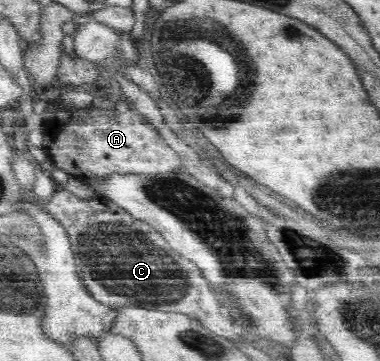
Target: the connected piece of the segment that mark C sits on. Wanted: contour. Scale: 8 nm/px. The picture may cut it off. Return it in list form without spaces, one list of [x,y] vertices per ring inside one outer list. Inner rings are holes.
[[[58,186],[51,198],[43,202],[47,211],[68,230],[78,276],[97,301],[110,308],[143,305],[145,309],[189,314],[217,335],[233,341],[248,339],[225,314],[201,270],[180,256],[152,225],[133,217],[102,194],[82,199]]]

